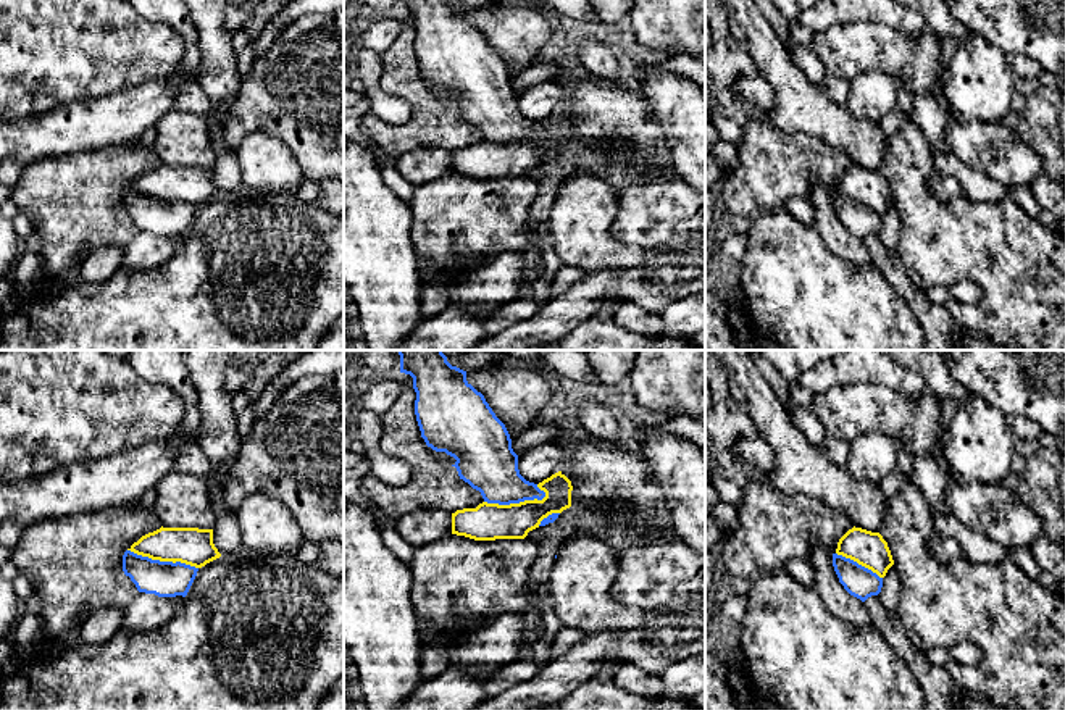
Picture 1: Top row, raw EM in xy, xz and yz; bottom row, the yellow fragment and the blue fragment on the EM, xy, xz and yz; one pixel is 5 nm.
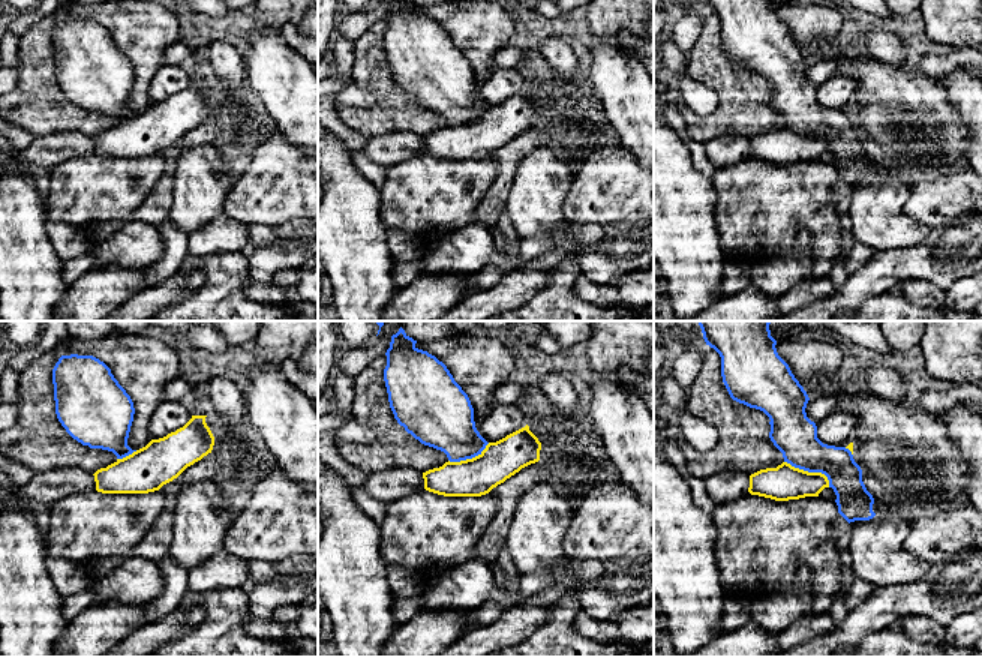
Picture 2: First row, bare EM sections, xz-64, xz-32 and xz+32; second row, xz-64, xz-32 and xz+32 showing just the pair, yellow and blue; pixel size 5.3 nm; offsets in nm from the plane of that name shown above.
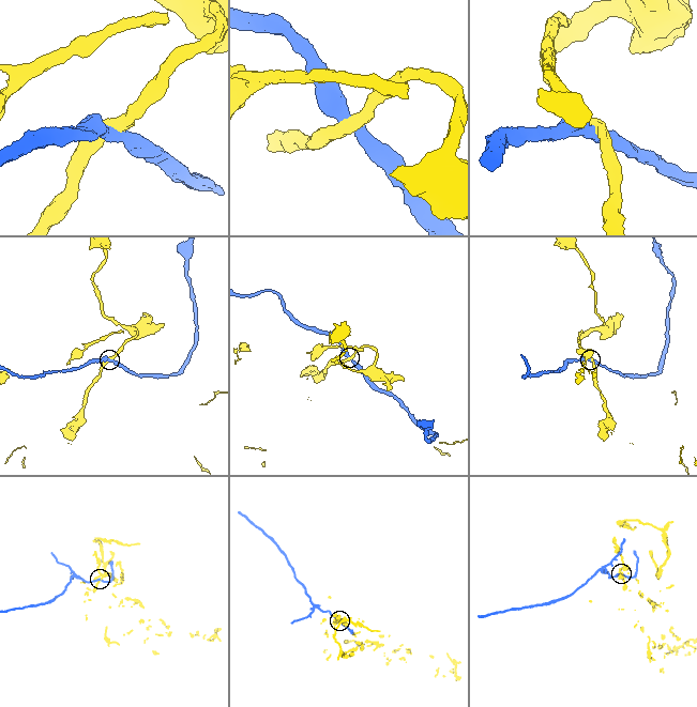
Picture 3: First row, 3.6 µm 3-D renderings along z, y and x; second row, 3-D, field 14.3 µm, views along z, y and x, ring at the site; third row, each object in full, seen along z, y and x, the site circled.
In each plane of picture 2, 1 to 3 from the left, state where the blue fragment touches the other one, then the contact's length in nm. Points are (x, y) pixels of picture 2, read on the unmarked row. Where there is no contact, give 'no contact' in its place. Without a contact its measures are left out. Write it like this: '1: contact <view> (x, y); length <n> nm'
1: contact xz-64 (126, 120); length 120 nm
2: contact xz-32 (468, 123); length 240 nm
3: contact xz+32 (810, 137); length 280 nm

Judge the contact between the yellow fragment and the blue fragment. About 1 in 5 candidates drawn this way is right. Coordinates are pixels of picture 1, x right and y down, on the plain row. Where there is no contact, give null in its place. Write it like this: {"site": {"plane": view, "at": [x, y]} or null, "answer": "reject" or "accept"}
{"site": {"plane": "xz", "at": [515, 142]}, "answer": "reject"}

